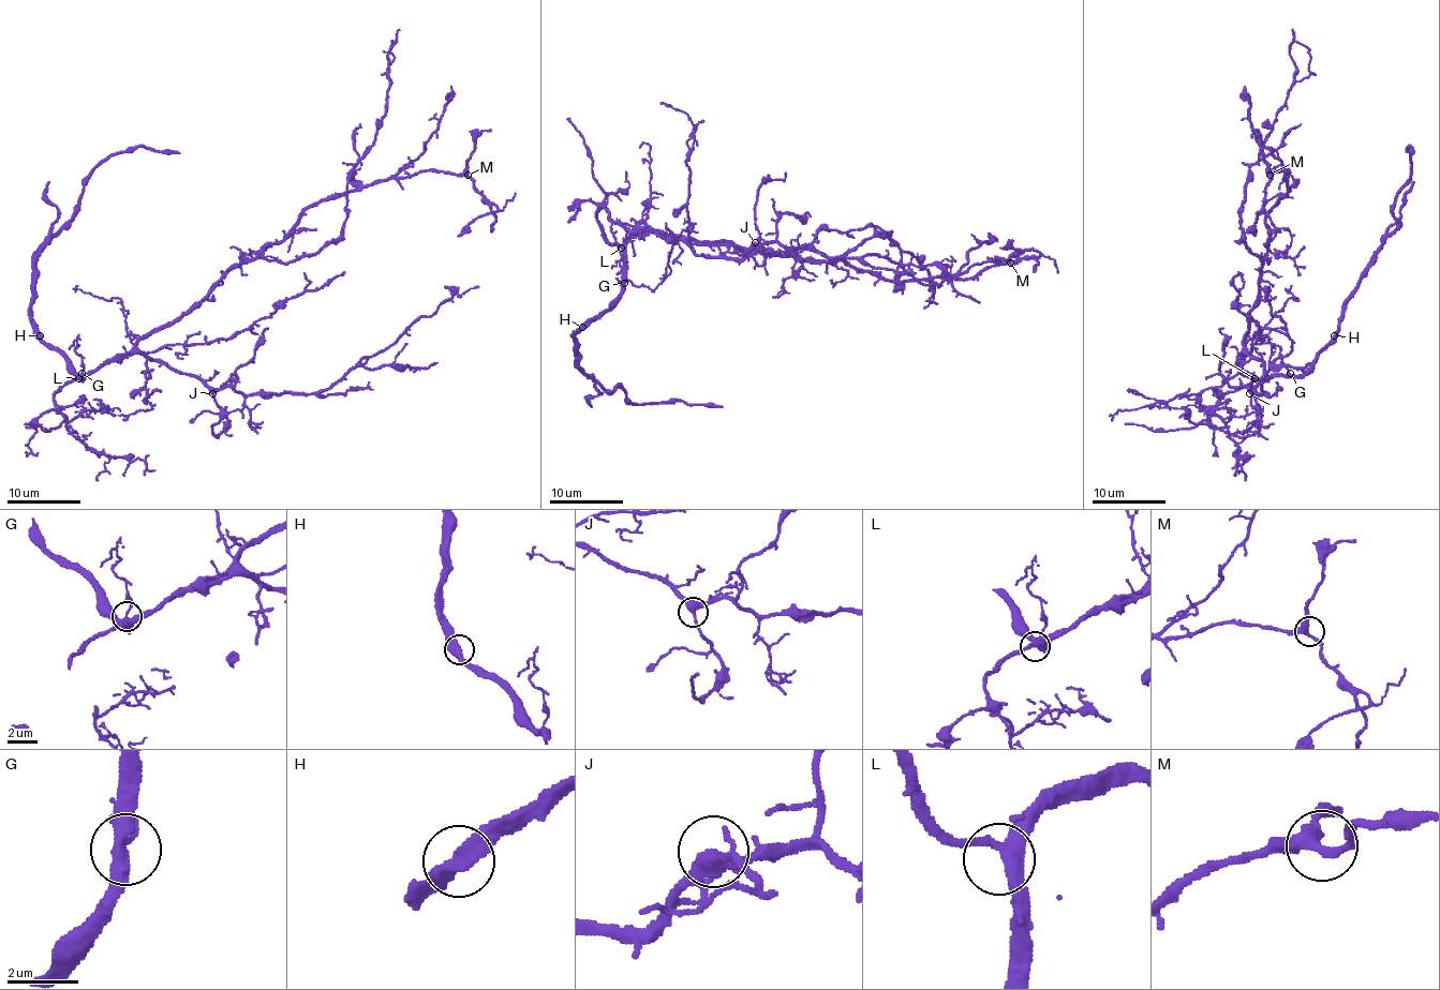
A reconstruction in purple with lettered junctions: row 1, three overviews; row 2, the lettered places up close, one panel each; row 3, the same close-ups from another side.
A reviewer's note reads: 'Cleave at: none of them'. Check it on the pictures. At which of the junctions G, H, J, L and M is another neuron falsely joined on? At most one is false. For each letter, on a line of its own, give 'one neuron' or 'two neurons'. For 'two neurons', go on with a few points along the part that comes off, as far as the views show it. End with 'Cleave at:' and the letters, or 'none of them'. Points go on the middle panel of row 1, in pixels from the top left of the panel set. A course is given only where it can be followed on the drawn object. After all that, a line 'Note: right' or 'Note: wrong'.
G: one neuron
H: one neuron
J: one neuron
L: one neuron
M: one neuron
Cleave at: none of them
Note: right

